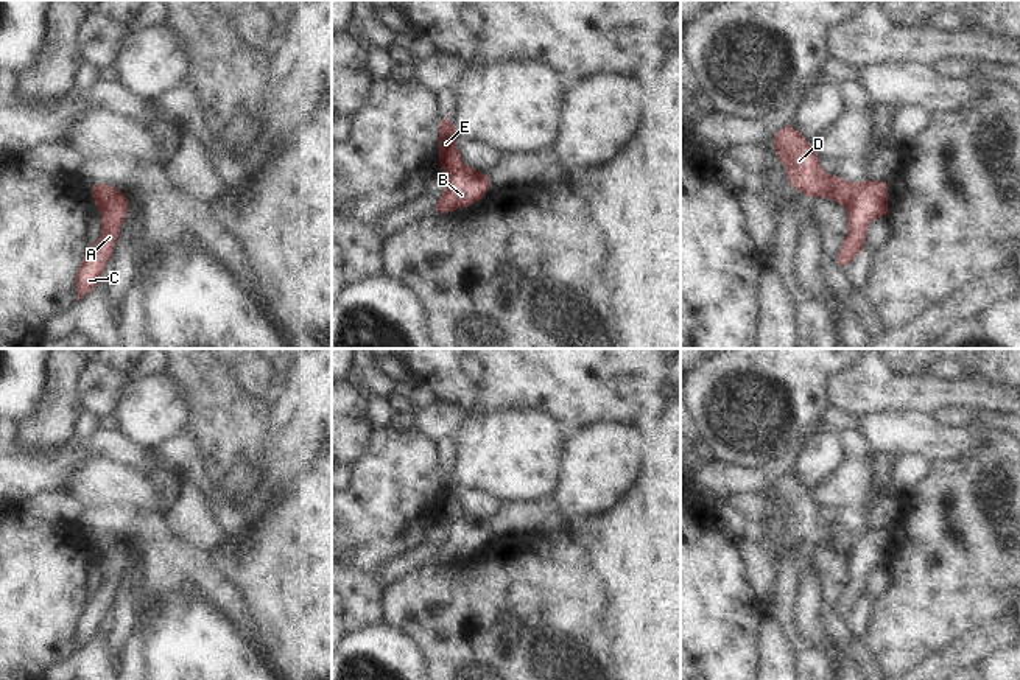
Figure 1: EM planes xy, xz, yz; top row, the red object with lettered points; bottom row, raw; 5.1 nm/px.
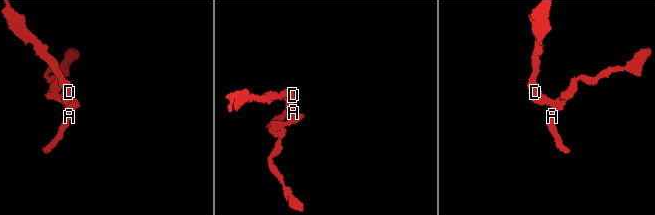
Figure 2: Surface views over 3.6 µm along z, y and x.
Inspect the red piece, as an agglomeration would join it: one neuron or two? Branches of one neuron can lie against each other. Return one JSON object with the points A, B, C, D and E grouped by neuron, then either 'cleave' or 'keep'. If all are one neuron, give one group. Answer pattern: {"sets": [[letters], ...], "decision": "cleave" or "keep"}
{"sets": [["A", "B", "C"], ["D", "E"]], "decision": "cleave"}

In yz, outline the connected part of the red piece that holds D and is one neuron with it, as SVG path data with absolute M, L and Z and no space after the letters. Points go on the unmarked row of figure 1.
M786 473L772 485L777 506L786 515L786 528L796 540L802 540L813 548L827 545L835 551L849 552L856 534L839 524L828 524L819 518L819 506L796 475Z

